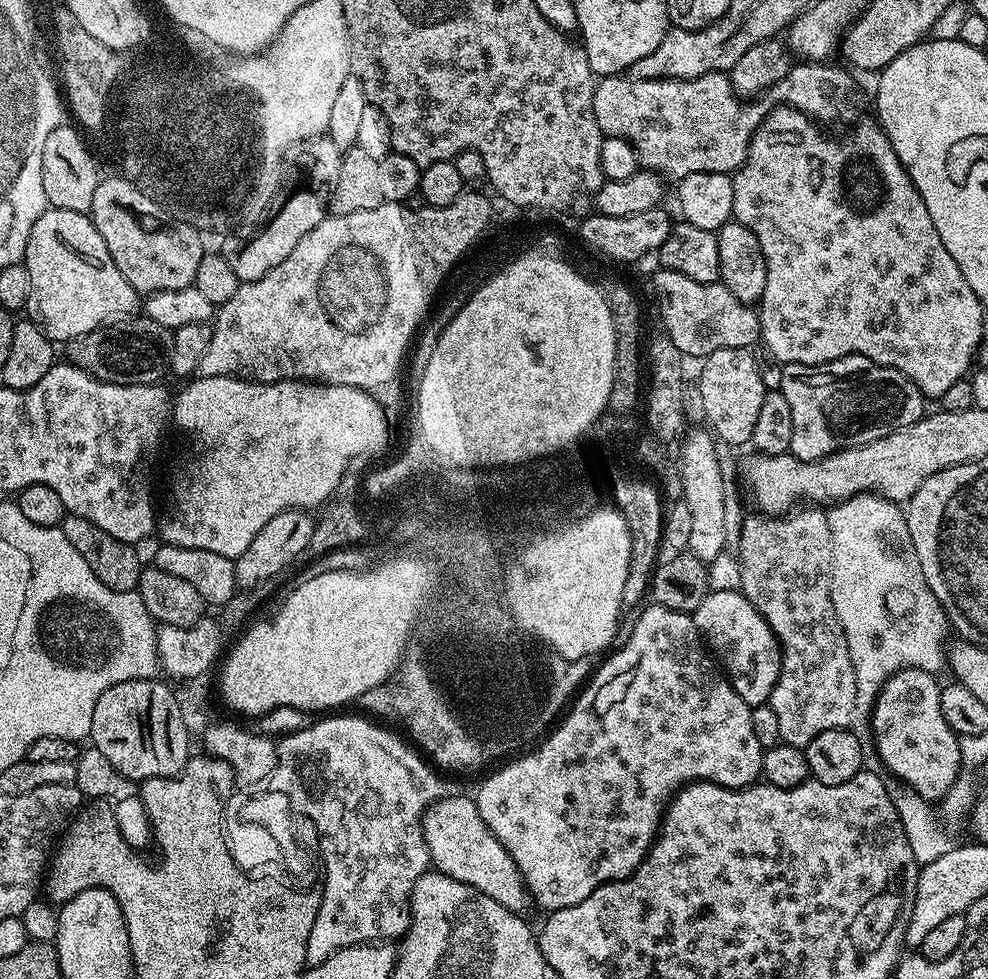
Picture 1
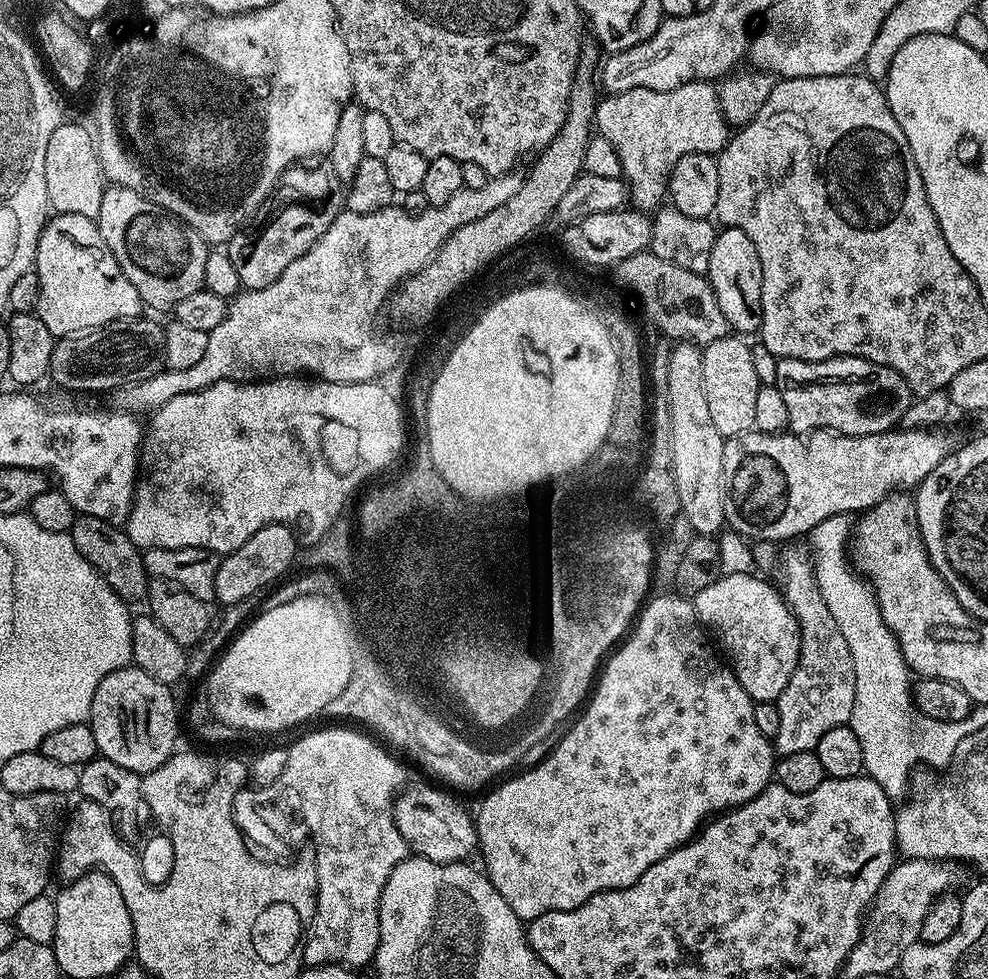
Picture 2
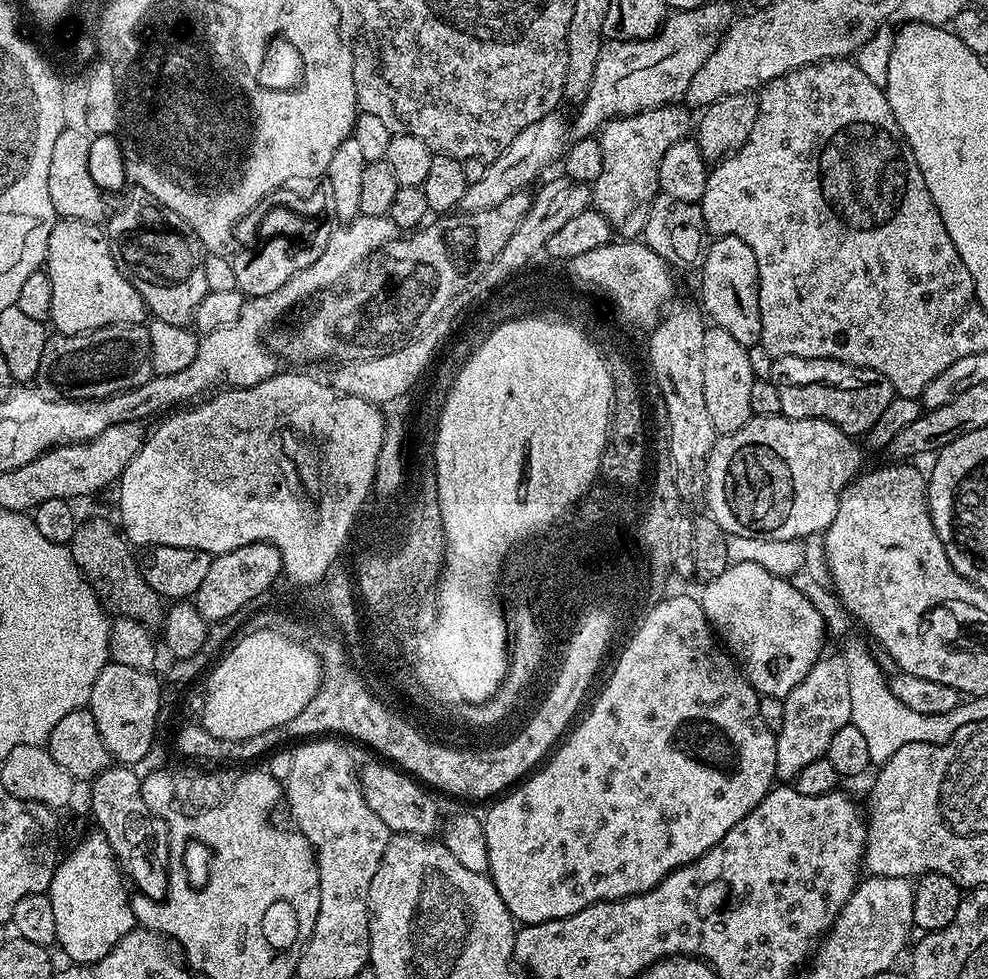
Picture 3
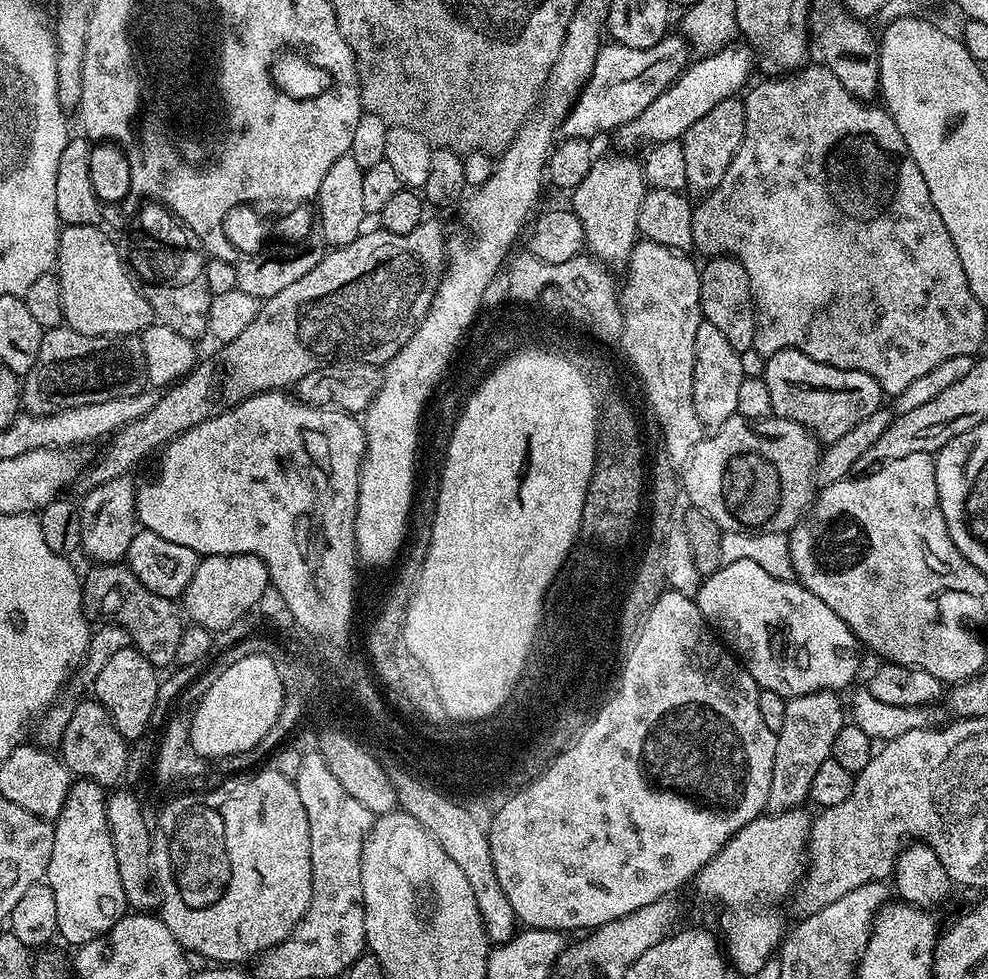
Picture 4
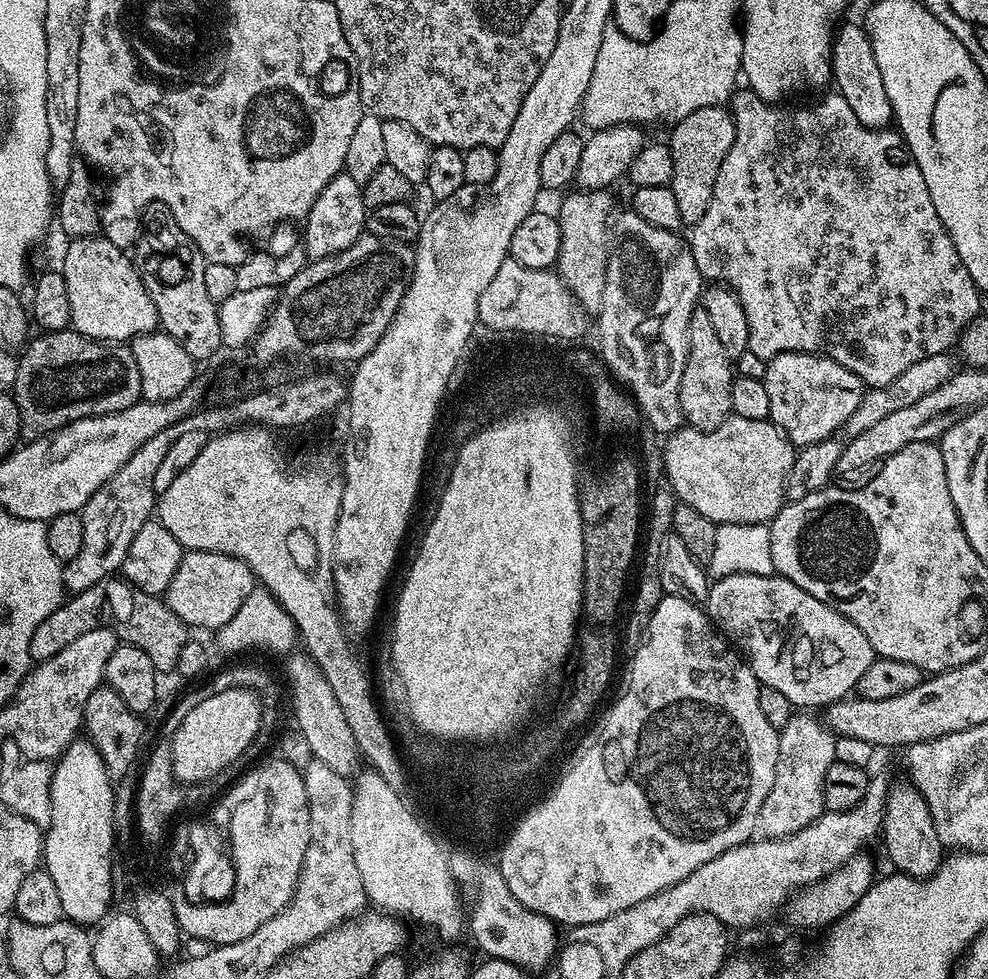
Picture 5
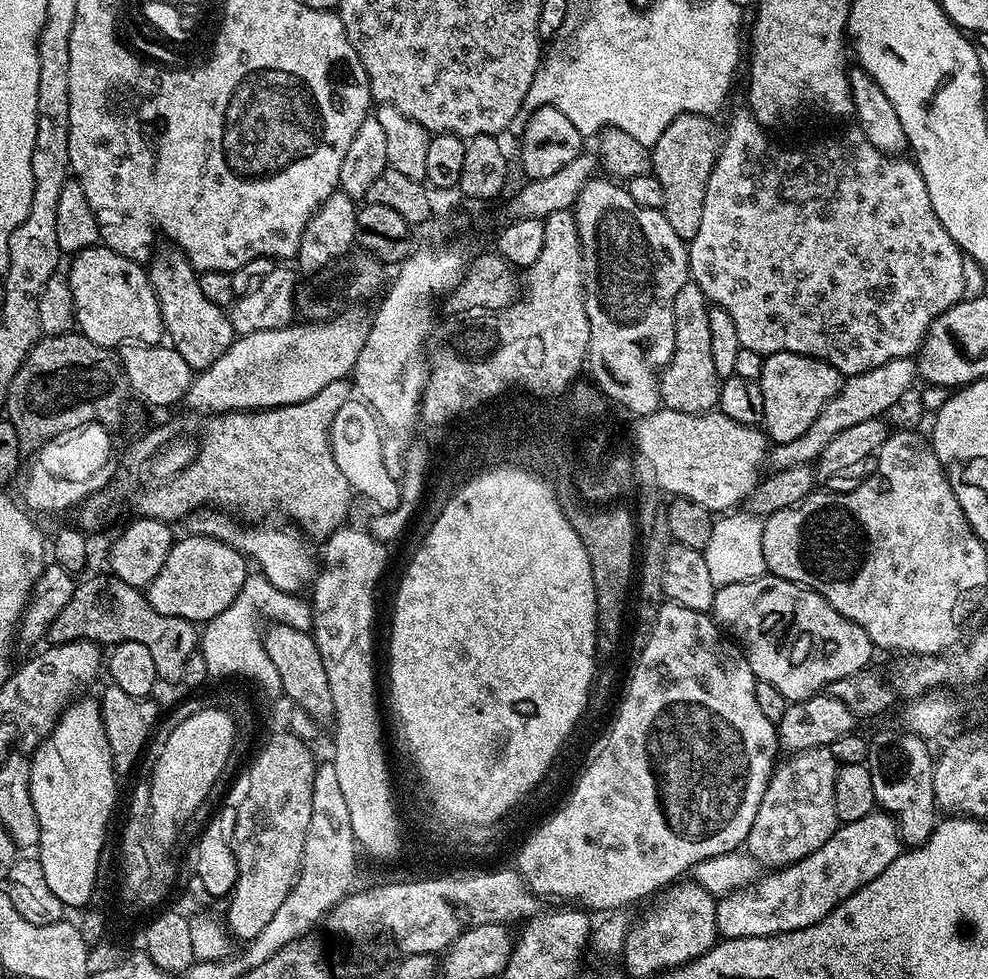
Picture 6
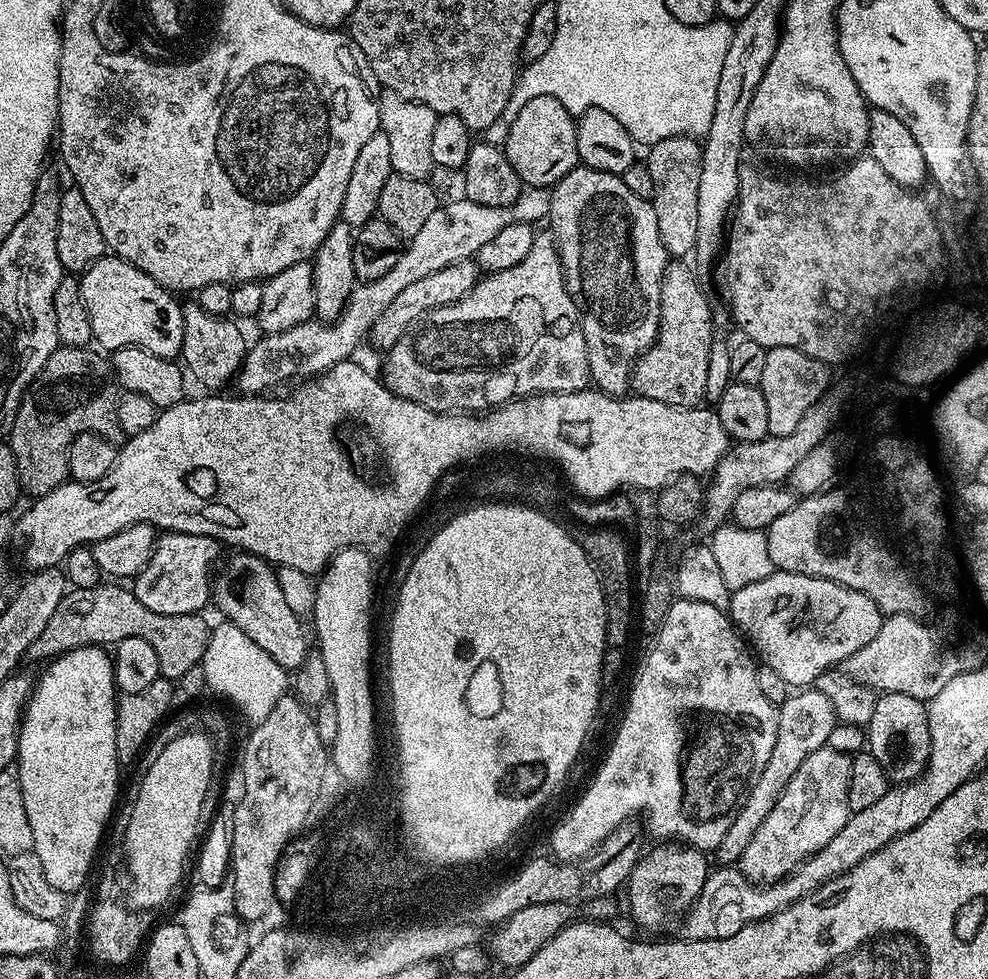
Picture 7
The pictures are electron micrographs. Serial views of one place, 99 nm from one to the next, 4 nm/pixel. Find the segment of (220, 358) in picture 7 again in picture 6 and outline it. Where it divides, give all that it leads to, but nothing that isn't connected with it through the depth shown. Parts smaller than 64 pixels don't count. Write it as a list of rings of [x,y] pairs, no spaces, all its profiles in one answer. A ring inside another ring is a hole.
[[[179,250],[153,255],[147,265],[148,281],[152,283],[158,298],[160,313],[164,319],[164,330],[171,347],[186,358],[193,373],[203,372],[232,345],[234,333],[231,315],[225,309],[214,306],[206,294],[202,294],[200,278],[188,257]]]

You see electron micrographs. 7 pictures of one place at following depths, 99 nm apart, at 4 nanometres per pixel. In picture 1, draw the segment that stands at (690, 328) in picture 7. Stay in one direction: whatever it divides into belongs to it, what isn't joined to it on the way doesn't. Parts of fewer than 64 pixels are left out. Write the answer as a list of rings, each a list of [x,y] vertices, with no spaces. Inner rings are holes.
[[[747,348],[714,350],[714,354],[703,357],[698,389],[701,398],[700,412],[708,419],[707,427],[721,445],[745,444],[751,441],[754,425],[762,410],[763,386],[759,359],[752,357]]]

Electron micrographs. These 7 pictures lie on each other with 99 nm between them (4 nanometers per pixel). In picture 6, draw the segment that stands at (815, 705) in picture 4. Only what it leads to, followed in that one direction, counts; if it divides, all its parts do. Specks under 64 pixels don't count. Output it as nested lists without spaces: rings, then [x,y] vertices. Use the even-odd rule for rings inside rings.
[[[831,747],[797,752],[789,760],[792,760],[789,764],[781,763],[773,771],[746,841],[747,852],[761,866],[772,870],[786,868],[806,858],[821,848],[838,827],[834,808],[834,782],[838,765]]]

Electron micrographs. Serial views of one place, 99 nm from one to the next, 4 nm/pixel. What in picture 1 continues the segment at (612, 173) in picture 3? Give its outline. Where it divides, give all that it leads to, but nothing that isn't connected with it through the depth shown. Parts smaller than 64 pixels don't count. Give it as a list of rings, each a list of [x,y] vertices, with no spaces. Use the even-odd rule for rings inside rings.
[[[723,72],[702,74],[689,80],[638,80],[631,74],[605,76],[594,90],[594,118],[605,136],[621,136],[629,140],[636,151],[639,167],[660,173],[679,182],[684,176],[699,172],[733,173],[742,166],[752,141],[752,135],[770,111],[764,98],[745,102],[736,95]]]

